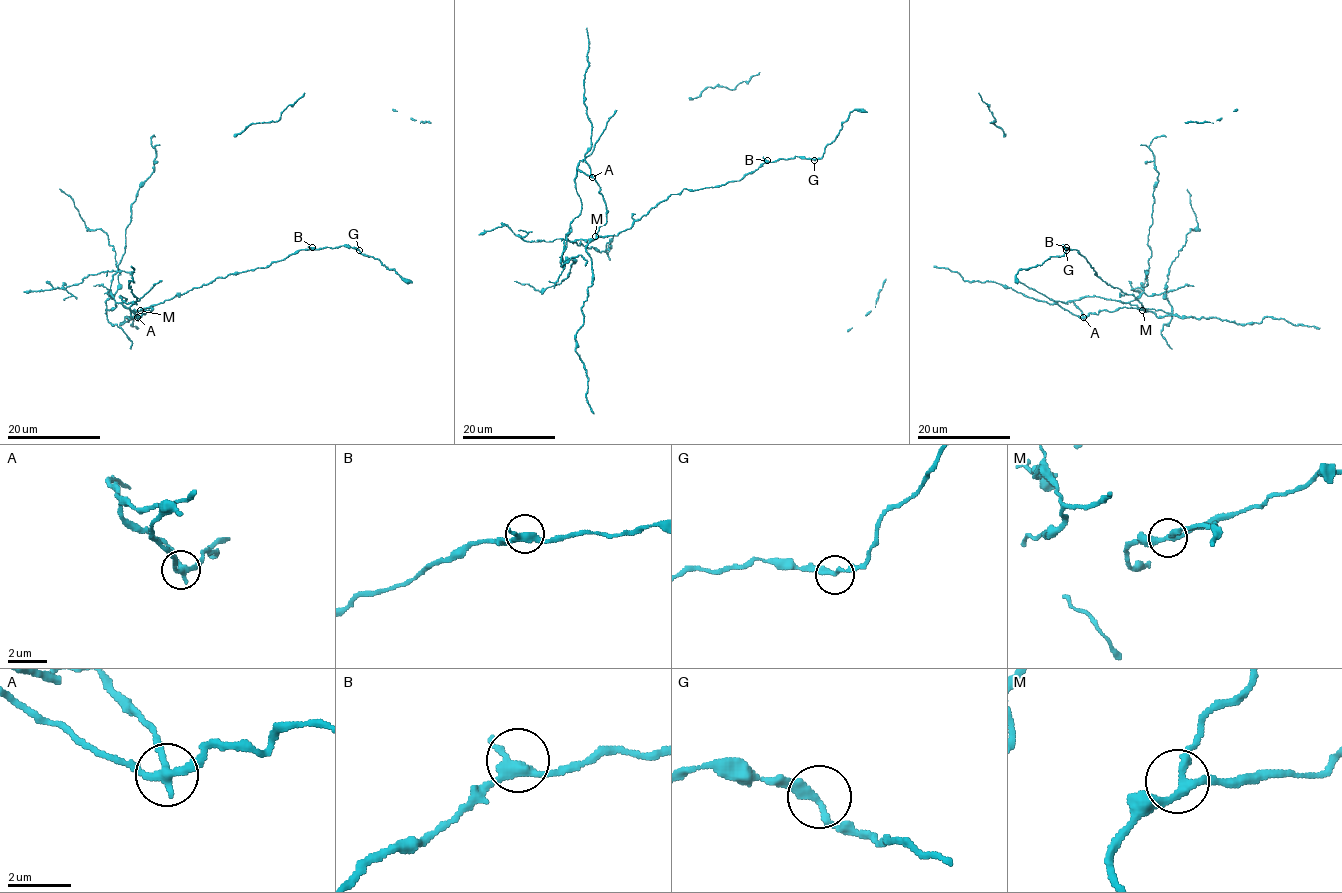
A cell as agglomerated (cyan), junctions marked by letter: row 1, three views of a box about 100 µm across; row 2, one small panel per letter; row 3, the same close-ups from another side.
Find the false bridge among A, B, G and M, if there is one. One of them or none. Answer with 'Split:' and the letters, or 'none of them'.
Split: A

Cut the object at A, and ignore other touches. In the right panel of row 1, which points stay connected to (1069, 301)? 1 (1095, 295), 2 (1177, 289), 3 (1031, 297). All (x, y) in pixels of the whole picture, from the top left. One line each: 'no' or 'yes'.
1: yes
2: yes
3: no

